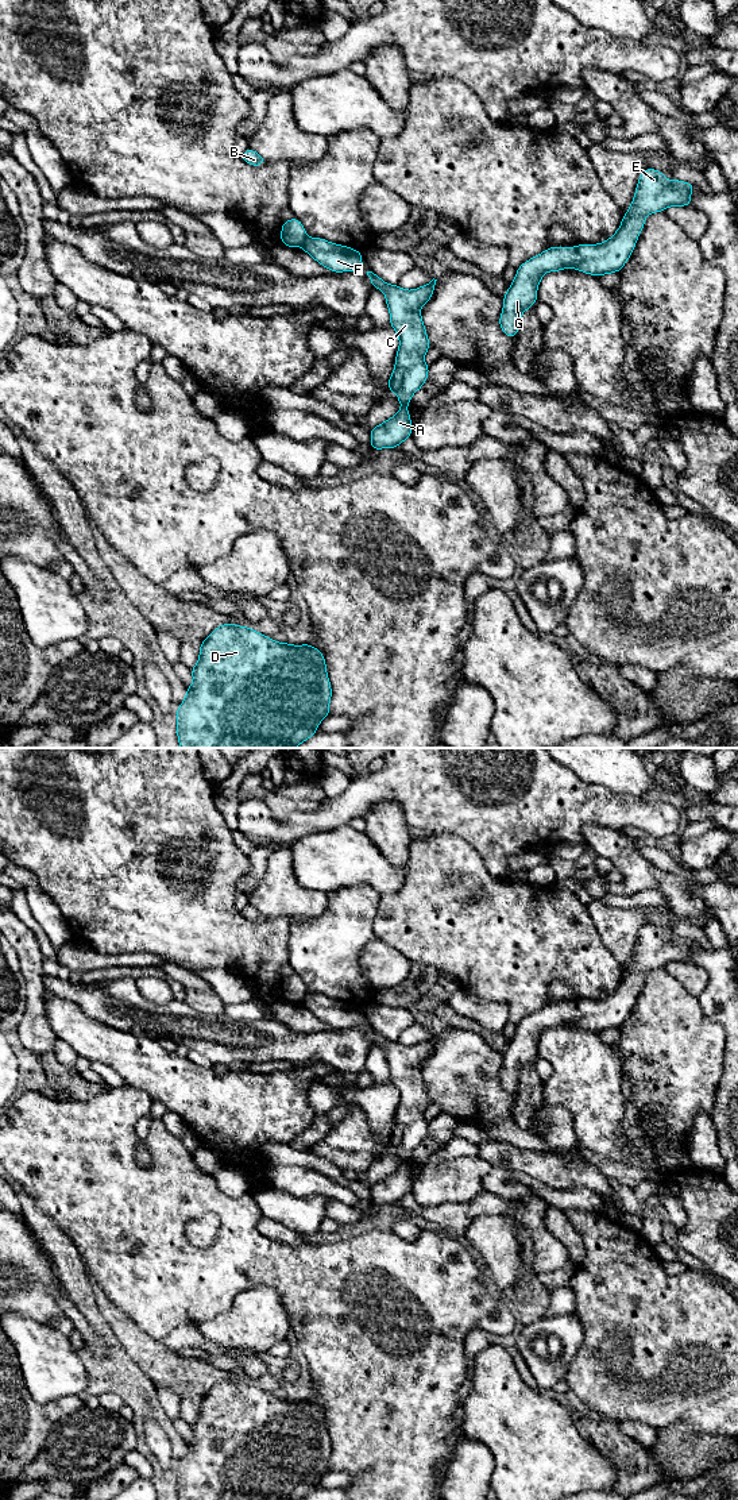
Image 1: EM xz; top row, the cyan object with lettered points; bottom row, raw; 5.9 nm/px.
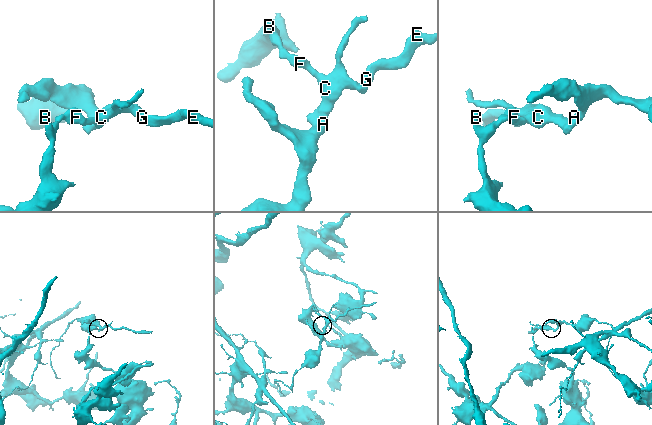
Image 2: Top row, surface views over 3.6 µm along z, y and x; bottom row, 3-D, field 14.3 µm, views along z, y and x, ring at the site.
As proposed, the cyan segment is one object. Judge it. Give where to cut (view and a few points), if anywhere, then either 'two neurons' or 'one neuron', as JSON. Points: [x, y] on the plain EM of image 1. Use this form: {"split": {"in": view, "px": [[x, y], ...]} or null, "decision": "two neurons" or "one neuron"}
{"split": {"in": "xz", "px": [[306, 994], [301, 1001]]}, "decision": "two neurons"}

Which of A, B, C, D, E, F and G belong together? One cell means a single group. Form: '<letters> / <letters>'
A C D E F G / B

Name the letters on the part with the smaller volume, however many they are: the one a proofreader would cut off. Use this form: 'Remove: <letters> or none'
Remove: A, C, D, E, F, G

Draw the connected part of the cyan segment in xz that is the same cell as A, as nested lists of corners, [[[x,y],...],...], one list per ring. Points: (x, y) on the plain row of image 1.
[[[367,1027],[371,1041],[386,1052],[390,1081],[399,1094],[395,1122],[387,1145],[397,1149],[402,1164],[389,1176],[370,1187],[372,1206],[395,1204],[411,1192],[411,1175],[407,1161],[411,1152],[425,1140],[429,1122],[424,1118],[430,1104],[420,1065],[430,1056],[437,1036],[414,1046],[389,1041],[372,1027]]]

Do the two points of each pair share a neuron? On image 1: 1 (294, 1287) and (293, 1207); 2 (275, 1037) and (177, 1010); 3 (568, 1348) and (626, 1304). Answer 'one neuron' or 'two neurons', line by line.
1: two neurons
2: one neuron
3: two neurons

